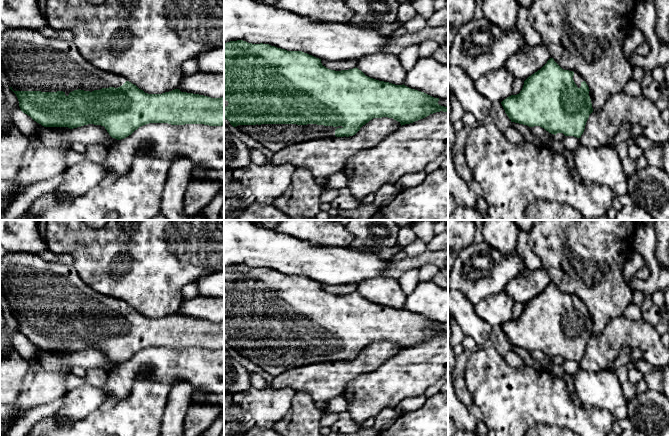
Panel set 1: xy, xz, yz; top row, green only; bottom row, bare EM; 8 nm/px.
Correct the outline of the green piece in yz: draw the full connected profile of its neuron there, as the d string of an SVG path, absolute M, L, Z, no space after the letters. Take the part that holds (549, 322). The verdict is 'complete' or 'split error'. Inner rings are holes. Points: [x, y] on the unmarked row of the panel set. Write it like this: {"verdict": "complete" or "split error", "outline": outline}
{"verdict": "split error", "outline": "M553 282L524 305L519 318L501 326L511 346L529 351L540 350L554 359L563 357L577 362L583 358L589 339L593 336L592 327L593 321L583 301L562 293Z"}

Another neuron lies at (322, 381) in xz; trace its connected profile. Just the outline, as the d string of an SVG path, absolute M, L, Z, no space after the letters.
M373 342L353 360L332 361L293 367L274 377L270 386L275 389L291 388L306 392L317 408L323 410L328 402L343 396L354 378L377 369L401 352L393 342Z

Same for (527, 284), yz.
M524 269L506 285L504 292L515 302L525 305L540 294L550 282L551 279L545 269Z

